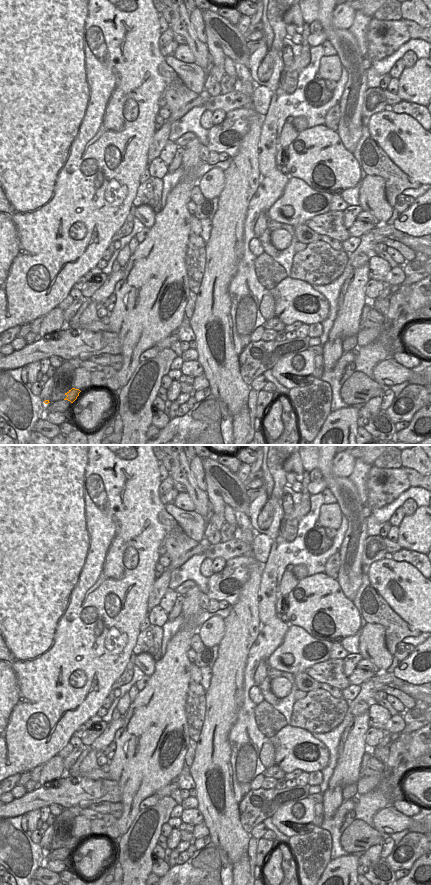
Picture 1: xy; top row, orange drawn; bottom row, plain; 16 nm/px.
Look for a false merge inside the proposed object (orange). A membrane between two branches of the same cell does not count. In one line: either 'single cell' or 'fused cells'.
single cell

